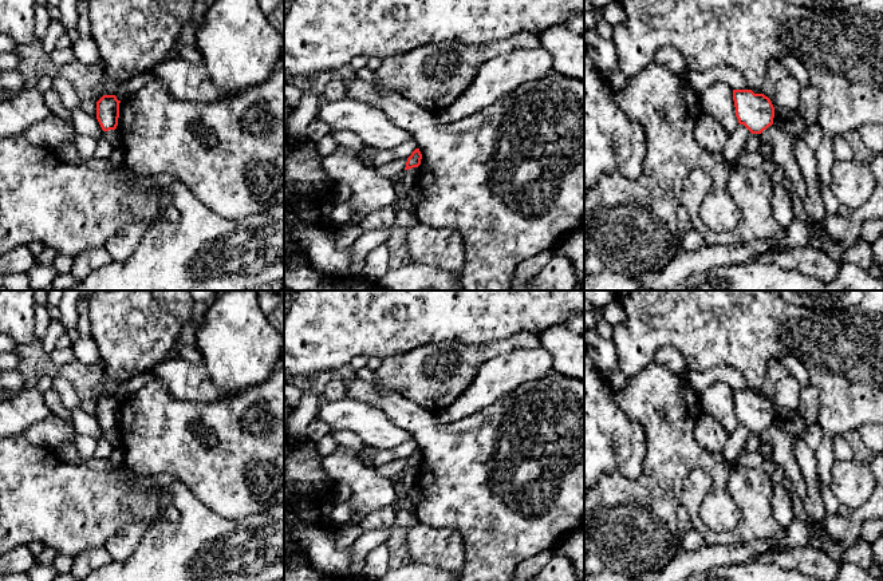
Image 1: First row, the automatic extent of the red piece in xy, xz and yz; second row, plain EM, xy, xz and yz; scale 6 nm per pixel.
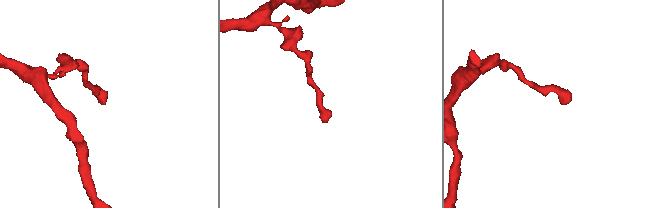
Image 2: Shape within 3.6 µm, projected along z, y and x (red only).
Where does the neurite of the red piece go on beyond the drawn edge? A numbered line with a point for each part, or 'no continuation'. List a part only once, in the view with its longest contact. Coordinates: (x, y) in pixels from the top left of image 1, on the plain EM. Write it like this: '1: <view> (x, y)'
no continuation

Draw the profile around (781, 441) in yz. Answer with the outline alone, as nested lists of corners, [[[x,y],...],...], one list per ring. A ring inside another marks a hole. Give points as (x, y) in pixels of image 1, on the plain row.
[[[769,426],[761,434],[761,443],[772,447],[772,461],[785,475],[789,491],[796,494],[803,502],[807,498],[807,483],[795,456],[795,440],[801,438],[785,428]]]

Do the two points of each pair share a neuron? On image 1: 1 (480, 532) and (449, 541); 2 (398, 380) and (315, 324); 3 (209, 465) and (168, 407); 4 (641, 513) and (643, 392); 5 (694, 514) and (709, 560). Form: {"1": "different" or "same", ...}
{"1": "different", "2": "different", "3": "same", "4": "same", "5": "different"}

